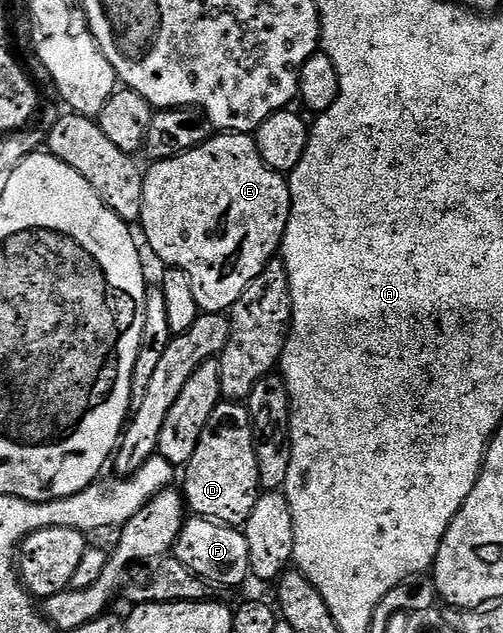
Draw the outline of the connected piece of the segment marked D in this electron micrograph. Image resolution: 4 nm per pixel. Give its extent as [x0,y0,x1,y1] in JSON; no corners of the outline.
[180,400,260,527]

